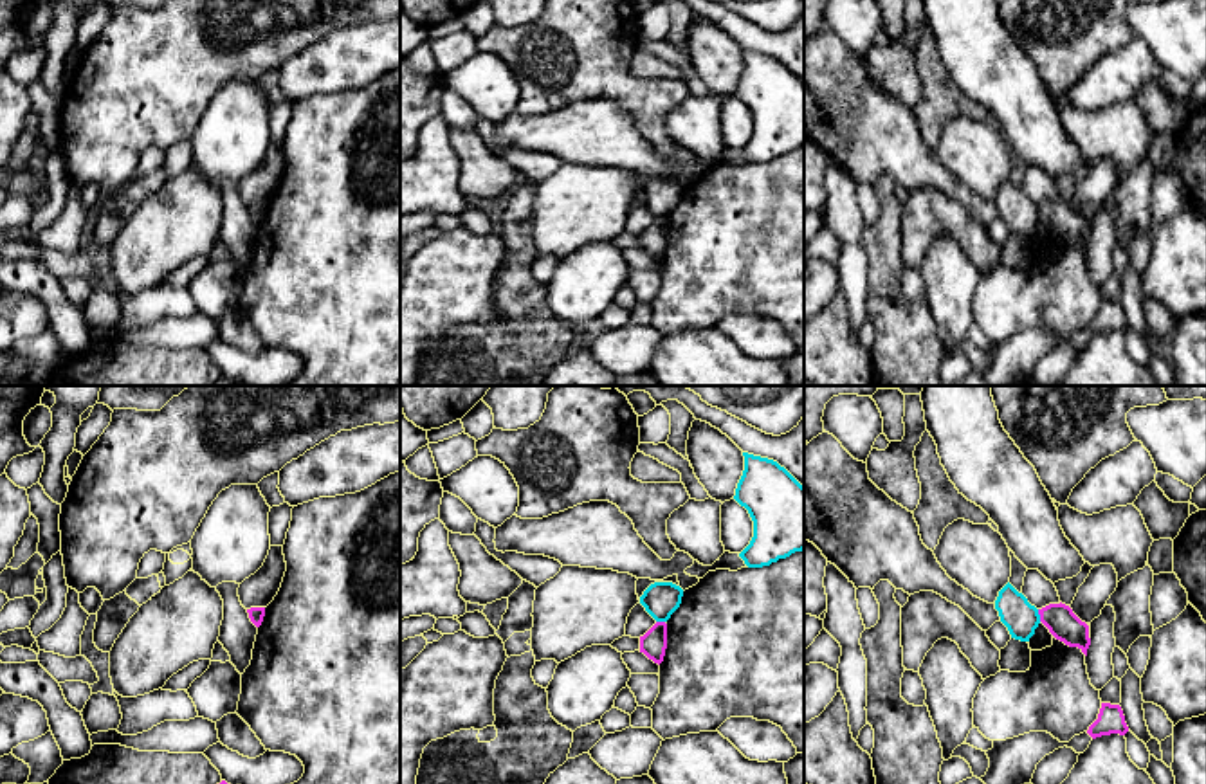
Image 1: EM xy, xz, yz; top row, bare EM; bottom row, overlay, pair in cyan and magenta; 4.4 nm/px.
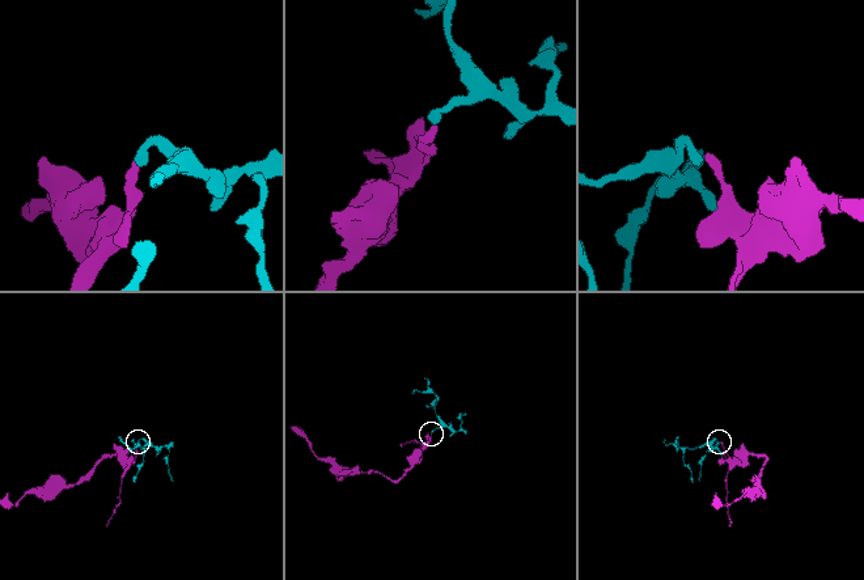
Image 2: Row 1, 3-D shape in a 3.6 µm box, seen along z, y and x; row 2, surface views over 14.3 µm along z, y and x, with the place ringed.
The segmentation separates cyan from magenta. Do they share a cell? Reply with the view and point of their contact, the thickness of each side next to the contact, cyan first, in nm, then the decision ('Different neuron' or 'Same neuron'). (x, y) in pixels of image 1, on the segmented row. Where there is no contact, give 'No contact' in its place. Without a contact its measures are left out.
Touches cyan at yz (1039, 615). Thickness 150 nm (cyan) against 140 nm. Different neuron

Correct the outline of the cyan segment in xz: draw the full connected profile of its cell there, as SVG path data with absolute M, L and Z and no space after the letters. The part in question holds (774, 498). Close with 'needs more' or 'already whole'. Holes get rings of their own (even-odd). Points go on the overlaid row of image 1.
M743 452L745 470L734 499L754 521L754 537L739 553L748 568L763 568L804 550L804 487L777 461Z; already whole

